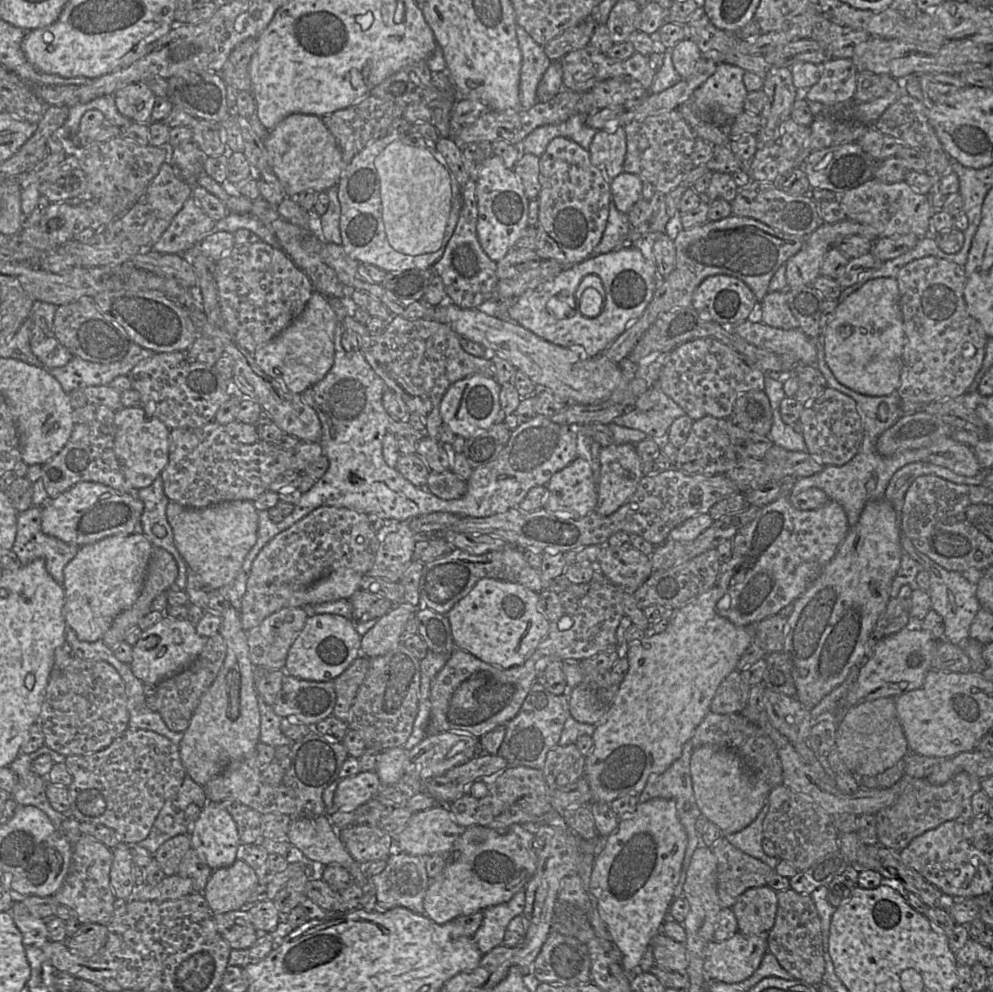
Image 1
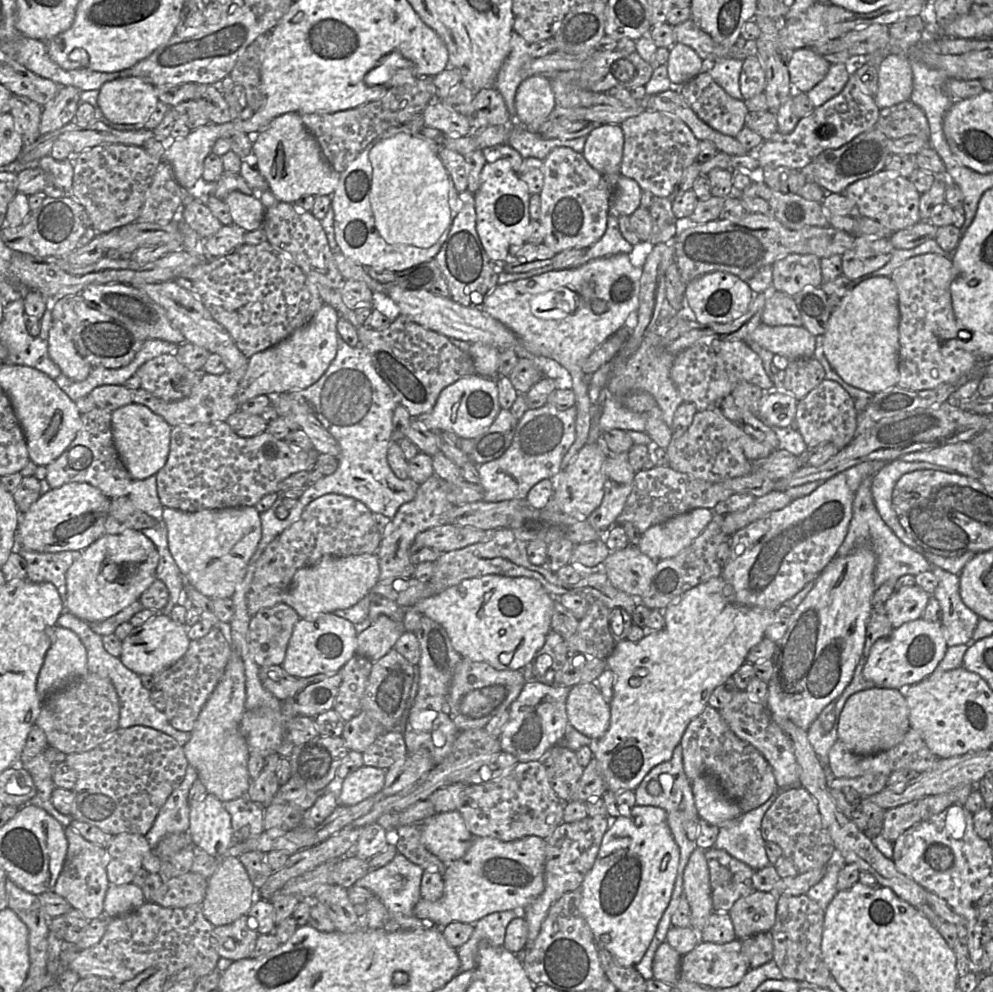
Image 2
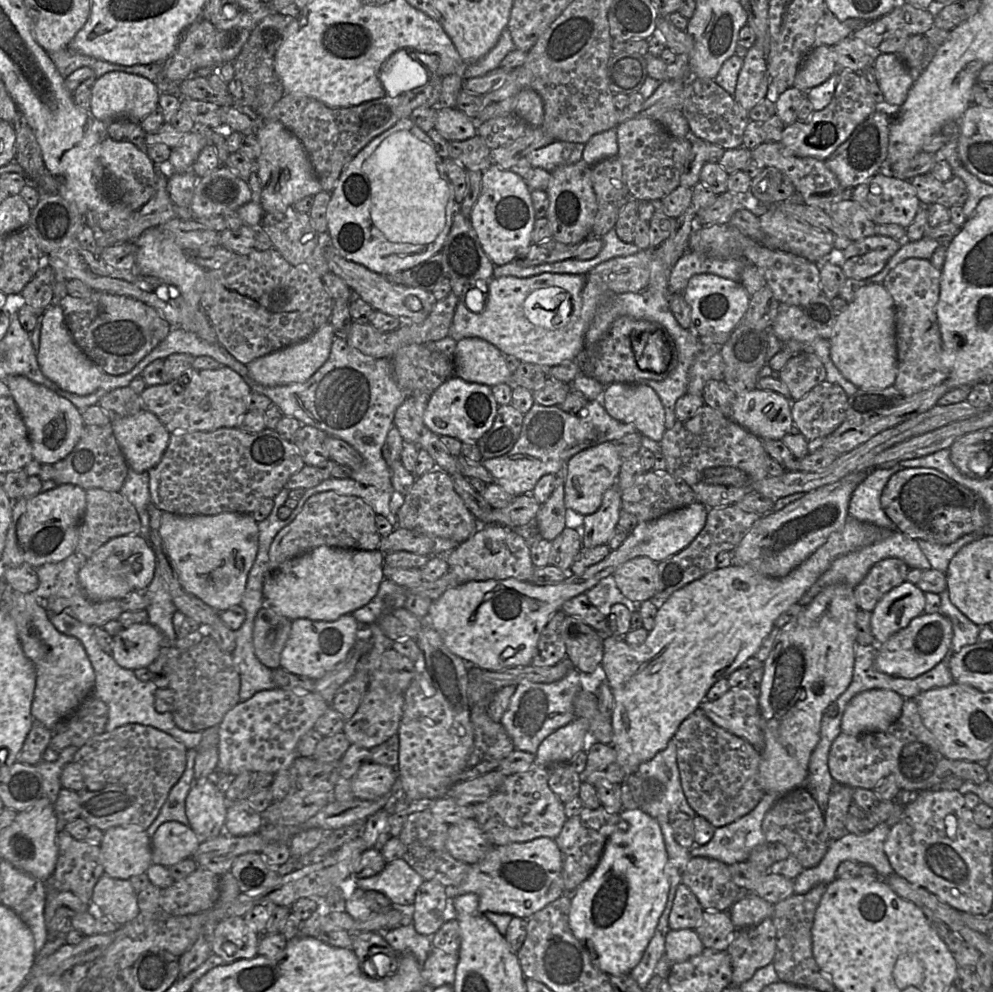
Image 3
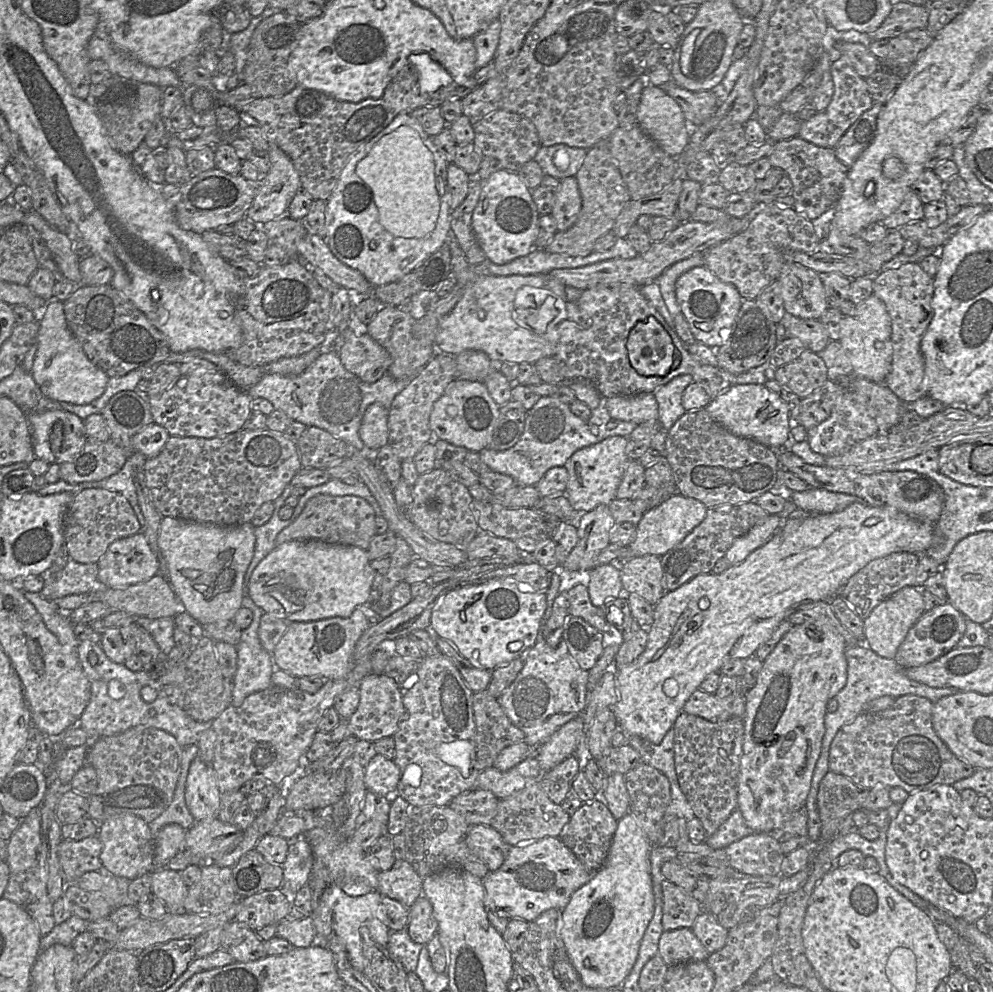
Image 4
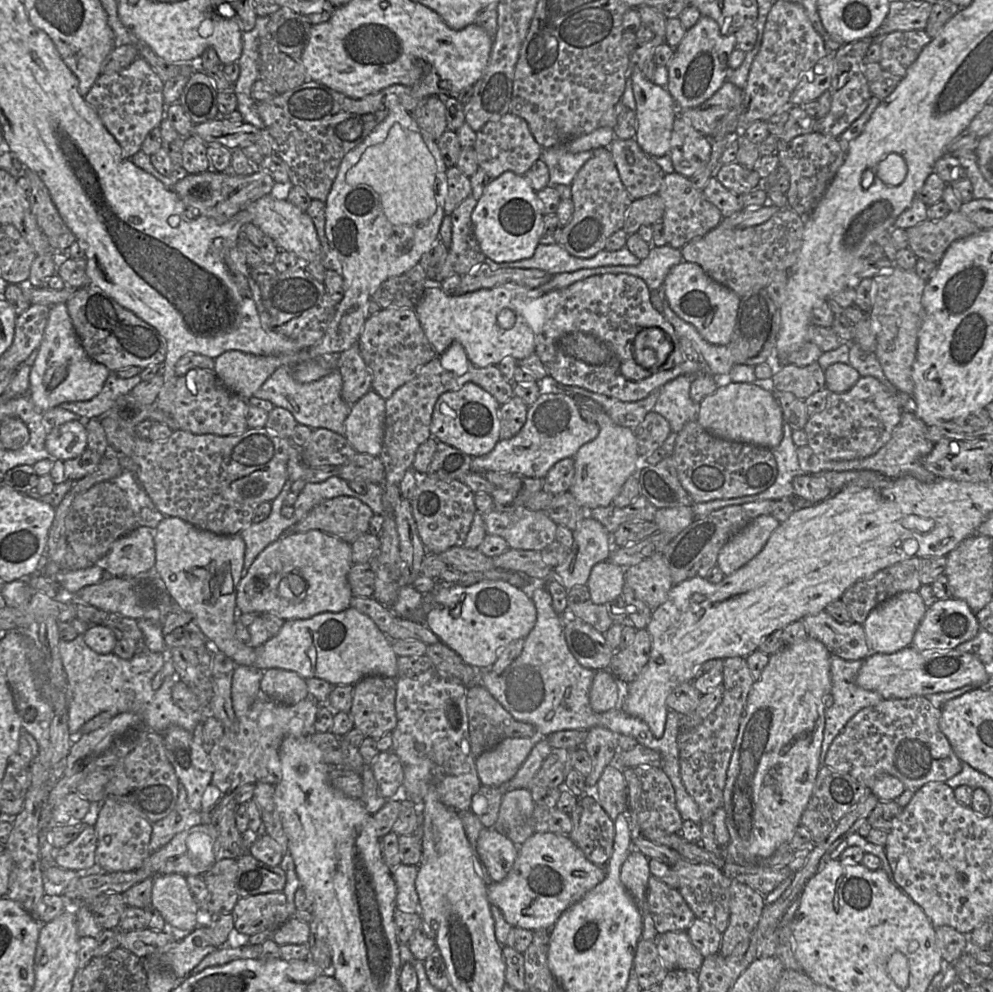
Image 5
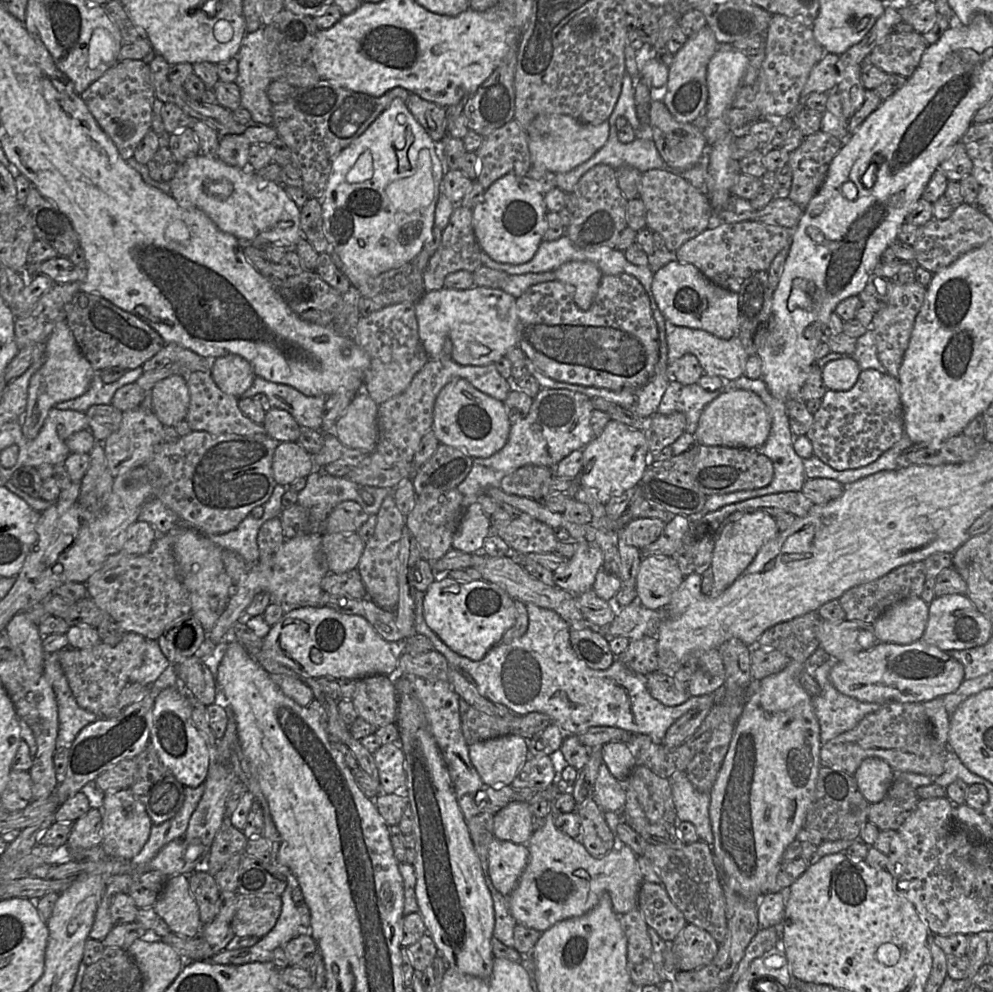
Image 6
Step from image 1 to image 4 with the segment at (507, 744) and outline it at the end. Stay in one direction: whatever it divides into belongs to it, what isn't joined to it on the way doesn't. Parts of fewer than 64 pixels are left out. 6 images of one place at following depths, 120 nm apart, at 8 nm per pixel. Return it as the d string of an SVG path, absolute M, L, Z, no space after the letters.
M552 573L551 583L545 592L547 607L541 620L536 642L528 651L523 668L514 682L498 698L499 705L512 724L524 732L525 742L529 746L545 742L561 726L577 716L581 716L586 707L588 671L582 670L571 657L563 639L556 648L551 648L547 645L542 635L542 624L545 624L551 615L553 602L559 594L559 585L560 577L556 573Z

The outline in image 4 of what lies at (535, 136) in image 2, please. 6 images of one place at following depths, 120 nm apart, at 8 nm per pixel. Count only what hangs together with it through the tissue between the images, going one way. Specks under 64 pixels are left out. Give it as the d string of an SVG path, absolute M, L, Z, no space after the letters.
M566 144L541 146L533 160L540 165L544 175L562 180L576 175L587 152L587 149L570 147Z

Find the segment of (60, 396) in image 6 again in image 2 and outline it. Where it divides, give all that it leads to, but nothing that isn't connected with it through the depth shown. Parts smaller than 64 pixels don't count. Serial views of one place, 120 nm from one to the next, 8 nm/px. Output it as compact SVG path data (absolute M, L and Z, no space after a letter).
M52 321L47 343L49 357L60 368L62 374L74 381L87 378L92 366L79 355L60 321Z

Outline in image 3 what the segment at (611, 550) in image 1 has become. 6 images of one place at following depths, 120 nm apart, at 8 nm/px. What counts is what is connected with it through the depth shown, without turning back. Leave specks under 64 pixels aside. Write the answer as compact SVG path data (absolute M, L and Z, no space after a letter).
M640 556L625 562L612 576L620 592L634 603L650 600L656 593L658 567L648 557Z

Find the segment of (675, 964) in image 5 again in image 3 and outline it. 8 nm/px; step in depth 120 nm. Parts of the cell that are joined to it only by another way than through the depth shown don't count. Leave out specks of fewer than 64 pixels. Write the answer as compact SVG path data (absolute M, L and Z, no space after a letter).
M670 929L665 937L664 955L673 964L701 954L704 948L694 929Z

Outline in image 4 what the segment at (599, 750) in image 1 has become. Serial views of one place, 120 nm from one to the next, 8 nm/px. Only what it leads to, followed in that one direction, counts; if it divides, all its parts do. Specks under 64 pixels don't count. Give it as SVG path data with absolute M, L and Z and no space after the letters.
M862 501L849 505L842 511L835 513L800 514L784 520L781 528L761 547L753 551L748 557L737 565L731 565L721 574L697 575L679 588L665 593L654 606L653 624L649 630L648 642L645 651L632 664L616 671L616 686L619 700L613 707L614 715L619 728L626 735L640 736L653 744L660 744L666 733L673 728L678 716L683 712L683 707L691 694L699 689L699 685L707 675L718 672L729 660L746 659L755 655L757 649L765 643L777 626L786 620L793 612L807 604L826 601L834 597L847 584L849 579L868 565L871 561L886 557L892 553L912 553L926 555L927 549L933 543L934 525L914 519L893 507L875 507Z

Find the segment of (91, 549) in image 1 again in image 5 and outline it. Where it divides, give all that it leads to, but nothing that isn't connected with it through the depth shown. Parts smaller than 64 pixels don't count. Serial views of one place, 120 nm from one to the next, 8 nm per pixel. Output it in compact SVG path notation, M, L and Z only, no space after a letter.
M136 526L111 544L100 563L104 578L137 577L155 569L154 530Z

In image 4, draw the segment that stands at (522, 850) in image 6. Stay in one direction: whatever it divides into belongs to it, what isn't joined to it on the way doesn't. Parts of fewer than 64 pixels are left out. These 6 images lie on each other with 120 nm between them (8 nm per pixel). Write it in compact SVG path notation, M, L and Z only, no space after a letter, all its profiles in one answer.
M471 825L466 837L466 844L490 872L498 870L504 863L509 846L500 833L489 825Z

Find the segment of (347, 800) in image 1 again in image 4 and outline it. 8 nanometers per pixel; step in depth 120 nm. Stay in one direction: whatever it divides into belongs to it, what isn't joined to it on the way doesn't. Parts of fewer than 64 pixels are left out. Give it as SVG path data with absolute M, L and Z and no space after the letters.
M376 754L365 767L366 790L382 797L396 793L399 779L400 770L394 760L381 754Z

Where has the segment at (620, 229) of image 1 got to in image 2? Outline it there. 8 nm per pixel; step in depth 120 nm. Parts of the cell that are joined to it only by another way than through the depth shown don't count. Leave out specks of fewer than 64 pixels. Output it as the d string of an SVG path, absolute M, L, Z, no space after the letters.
M609 214L604 235L589 246L584 255L572 264L571 268L584 265L590 260L612 256L619 253L630 254L633 246L622 236L619 230L618 216Z

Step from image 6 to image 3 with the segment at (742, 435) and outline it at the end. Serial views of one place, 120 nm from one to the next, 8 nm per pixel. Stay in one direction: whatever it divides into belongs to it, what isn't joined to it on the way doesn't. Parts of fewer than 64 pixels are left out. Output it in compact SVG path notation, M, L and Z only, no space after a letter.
M756 388L736 396L731 419L761 440L781 440L793 426L791 400Z

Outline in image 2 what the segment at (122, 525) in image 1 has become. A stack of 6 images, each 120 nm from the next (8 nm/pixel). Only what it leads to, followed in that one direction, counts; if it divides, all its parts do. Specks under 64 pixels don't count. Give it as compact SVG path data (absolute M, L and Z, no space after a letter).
M67 483L50 489L19 515L17 546L36 552L84 550L104 534L110 500L88 483Z

